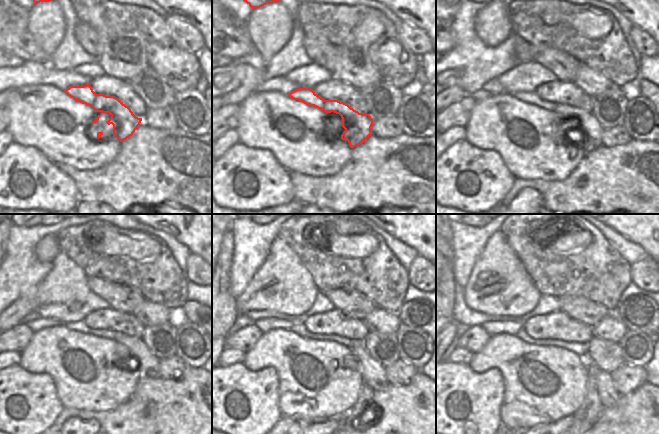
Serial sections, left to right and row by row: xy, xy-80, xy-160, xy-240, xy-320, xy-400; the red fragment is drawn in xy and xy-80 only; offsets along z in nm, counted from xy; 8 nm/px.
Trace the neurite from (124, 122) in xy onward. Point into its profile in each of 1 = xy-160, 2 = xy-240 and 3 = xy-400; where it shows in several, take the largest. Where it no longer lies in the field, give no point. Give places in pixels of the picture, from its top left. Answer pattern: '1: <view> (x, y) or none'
1: xy-160 (589, 134)
2: xy-240 (147, 366)
3: xy-400 (608, 395)

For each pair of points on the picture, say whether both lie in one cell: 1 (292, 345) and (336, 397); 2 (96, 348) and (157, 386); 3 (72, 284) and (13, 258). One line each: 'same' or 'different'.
1: same
2: different
3: different

